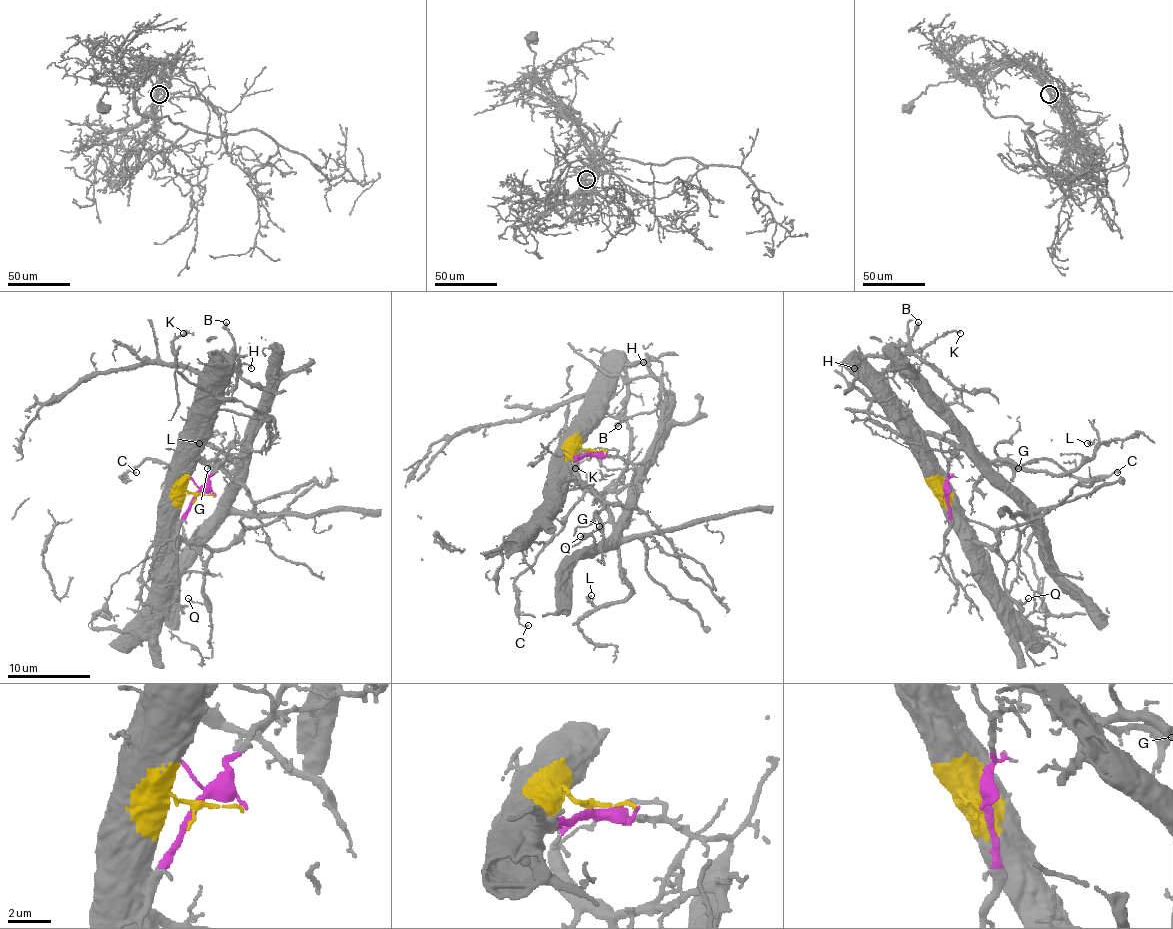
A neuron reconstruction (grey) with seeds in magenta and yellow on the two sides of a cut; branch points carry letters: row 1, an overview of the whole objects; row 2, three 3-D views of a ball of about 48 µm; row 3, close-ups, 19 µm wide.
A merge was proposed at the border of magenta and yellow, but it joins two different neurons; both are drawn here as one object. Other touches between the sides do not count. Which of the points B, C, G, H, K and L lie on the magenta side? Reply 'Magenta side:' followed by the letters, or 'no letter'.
Magenta side: no letter

